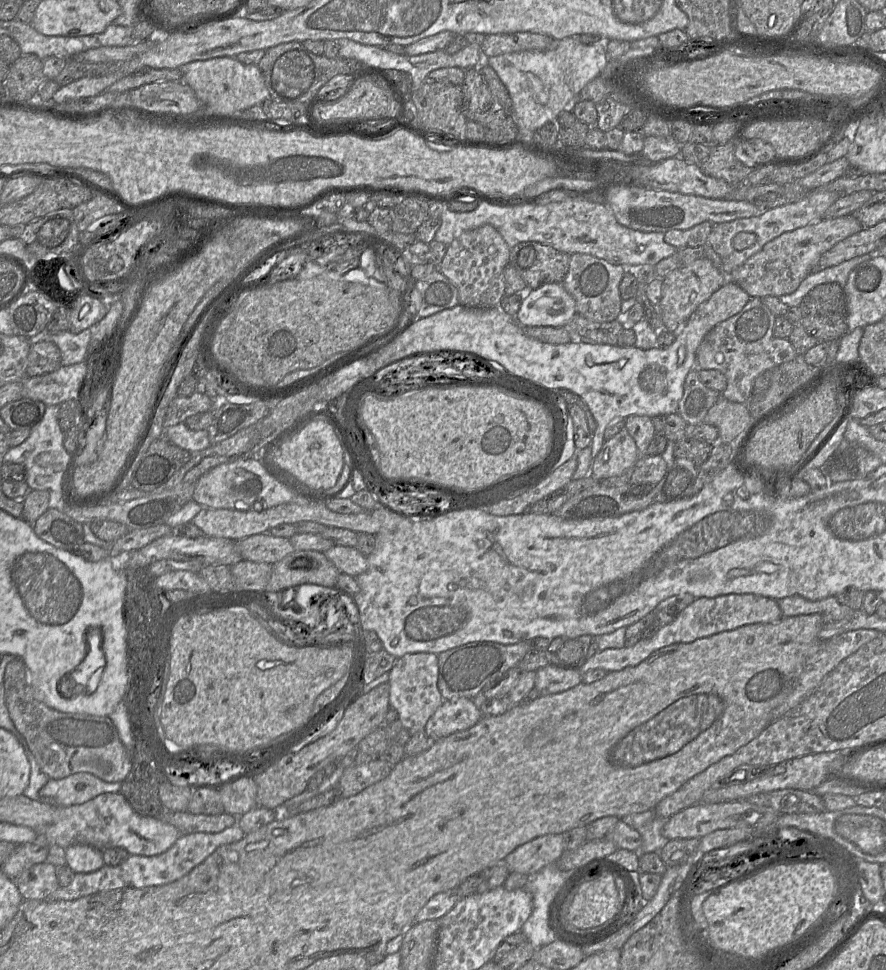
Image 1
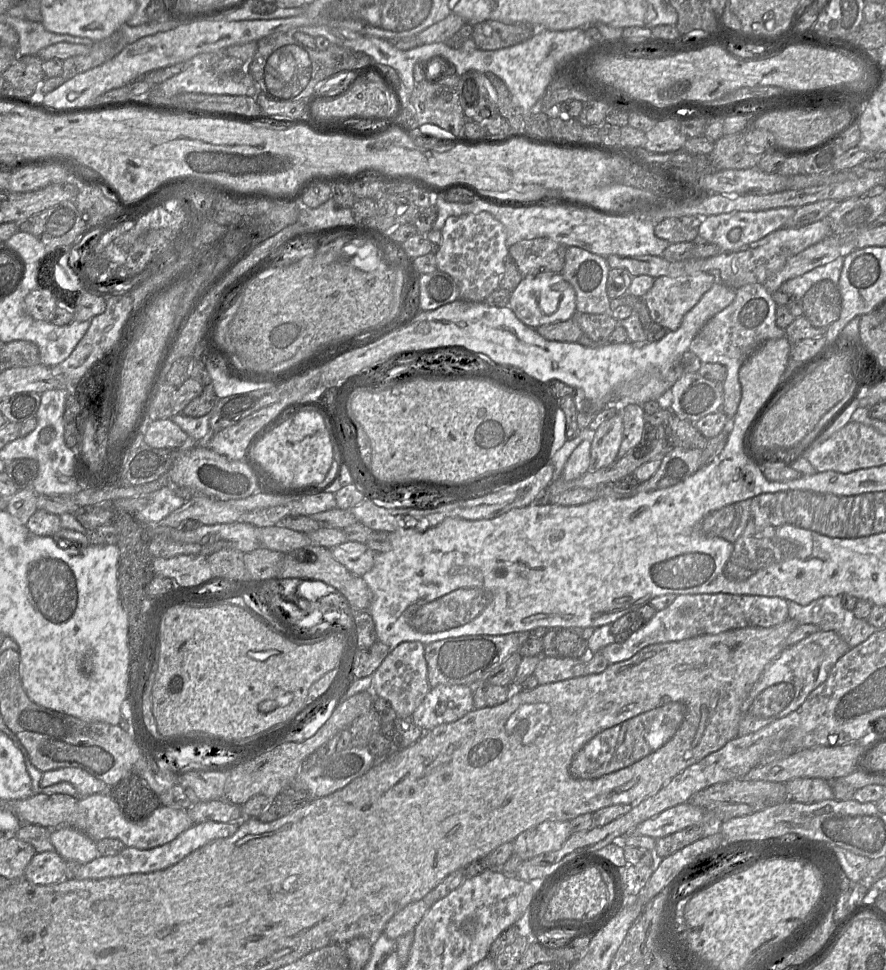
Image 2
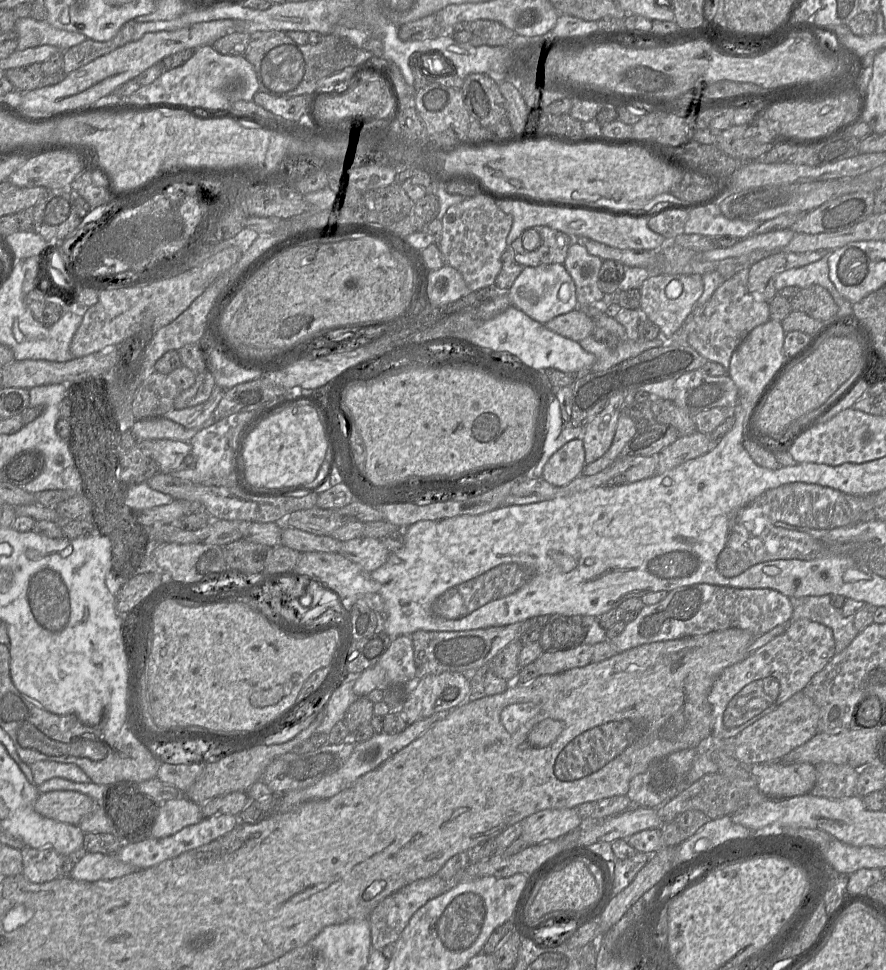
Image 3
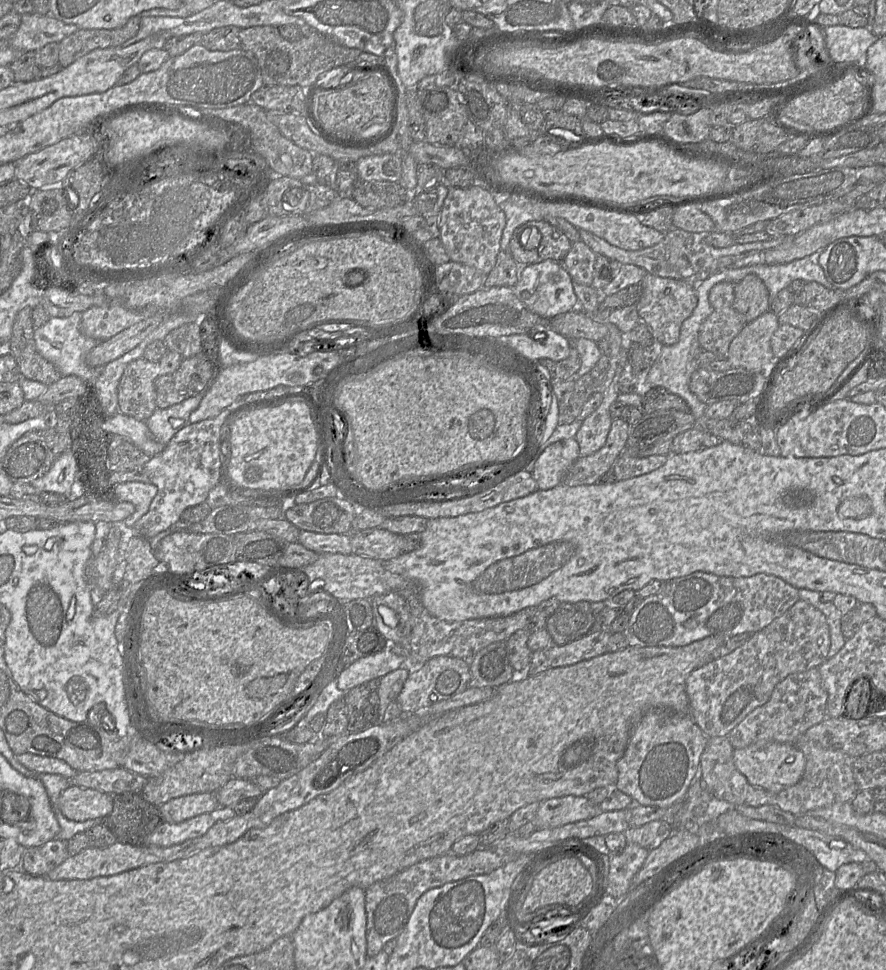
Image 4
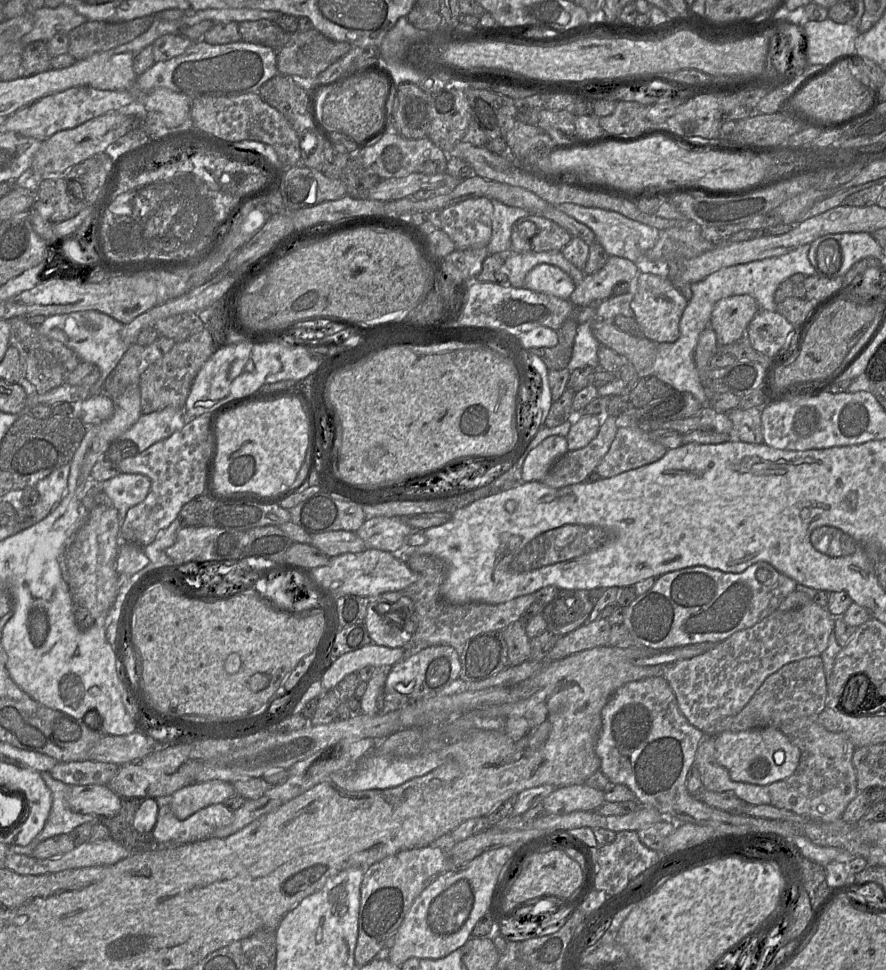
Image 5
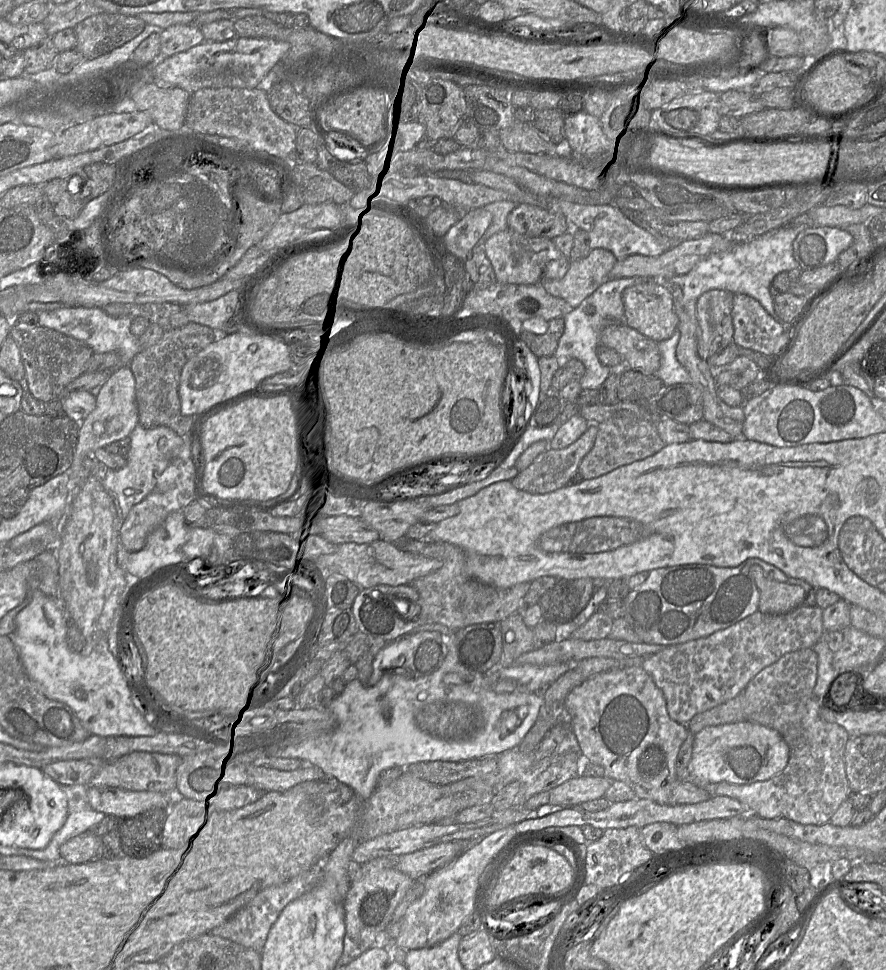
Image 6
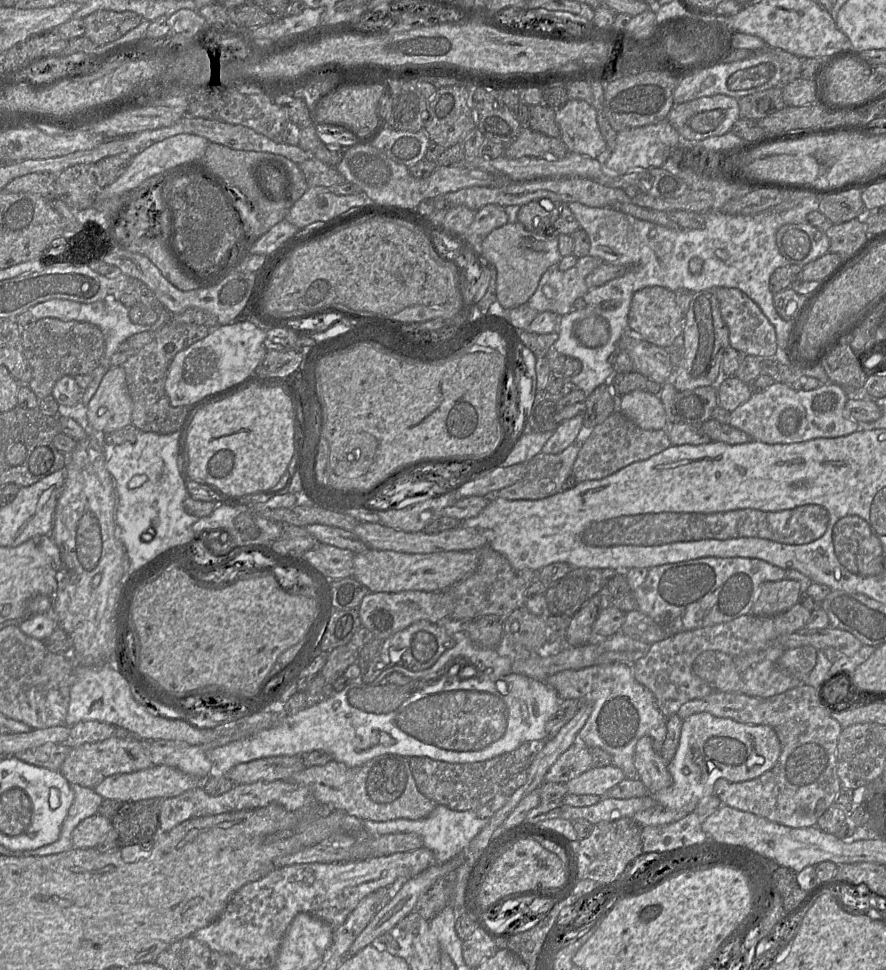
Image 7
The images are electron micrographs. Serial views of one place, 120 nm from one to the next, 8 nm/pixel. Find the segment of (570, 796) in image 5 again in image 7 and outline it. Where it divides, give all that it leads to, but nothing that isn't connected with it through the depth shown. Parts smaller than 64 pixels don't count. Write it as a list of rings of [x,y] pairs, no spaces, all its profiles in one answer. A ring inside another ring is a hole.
[[[614,764],[598,768],[590,767],[566,783],[567,793],[604,796],[610,788],[625,778],[624,772]]]

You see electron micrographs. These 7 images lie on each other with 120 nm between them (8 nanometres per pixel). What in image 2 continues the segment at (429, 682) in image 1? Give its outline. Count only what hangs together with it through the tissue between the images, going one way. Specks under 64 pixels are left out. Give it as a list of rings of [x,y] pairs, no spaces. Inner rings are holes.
[[[419,641],[402,642],[391,650],[372,674],[371,691],[375,697],[388,701],[399,718],[411,718],[431,690],[424,648],[425,645]]]

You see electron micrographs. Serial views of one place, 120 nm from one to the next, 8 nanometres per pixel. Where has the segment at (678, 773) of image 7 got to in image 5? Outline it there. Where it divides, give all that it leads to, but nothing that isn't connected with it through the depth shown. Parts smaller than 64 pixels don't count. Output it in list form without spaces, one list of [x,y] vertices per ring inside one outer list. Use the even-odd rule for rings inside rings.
[[[777,727],[745,731],[723,731],[714,736],[716,758],[732,780],[769,785],[790,777],[800,761],[800,750]]]

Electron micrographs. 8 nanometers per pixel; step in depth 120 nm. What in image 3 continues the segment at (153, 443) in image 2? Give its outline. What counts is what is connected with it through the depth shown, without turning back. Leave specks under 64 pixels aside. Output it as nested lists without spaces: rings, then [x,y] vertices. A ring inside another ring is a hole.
[[[165,417],[135,421],[131,429],[137,440],[177,440],[190,442],[198,429],[187,429]]]

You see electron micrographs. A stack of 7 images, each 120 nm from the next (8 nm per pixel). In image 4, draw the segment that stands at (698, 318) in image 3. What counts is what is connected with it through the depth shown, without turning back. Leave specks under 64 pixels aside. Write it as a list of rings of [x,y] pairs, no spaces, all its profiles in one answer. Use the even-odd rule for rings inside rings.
[[[720,282],[712,287],[709,302],[712,313],[702,323],[698,341],[702,350],[726,356],[732,340],[747,324],[745,317],[733,308],[737,283]]]

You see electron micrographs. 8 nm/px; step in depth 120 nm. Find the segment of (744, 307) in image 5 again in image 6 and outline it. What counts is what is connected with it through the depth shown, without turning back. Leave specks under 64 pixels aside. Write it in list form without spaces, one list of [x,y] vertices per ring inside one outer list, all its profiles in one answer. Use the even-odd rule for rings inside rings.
[[[711,290],[696,300],[699,355],[711,365],[714,356],[733,343],[733,296],[726,290]]]

